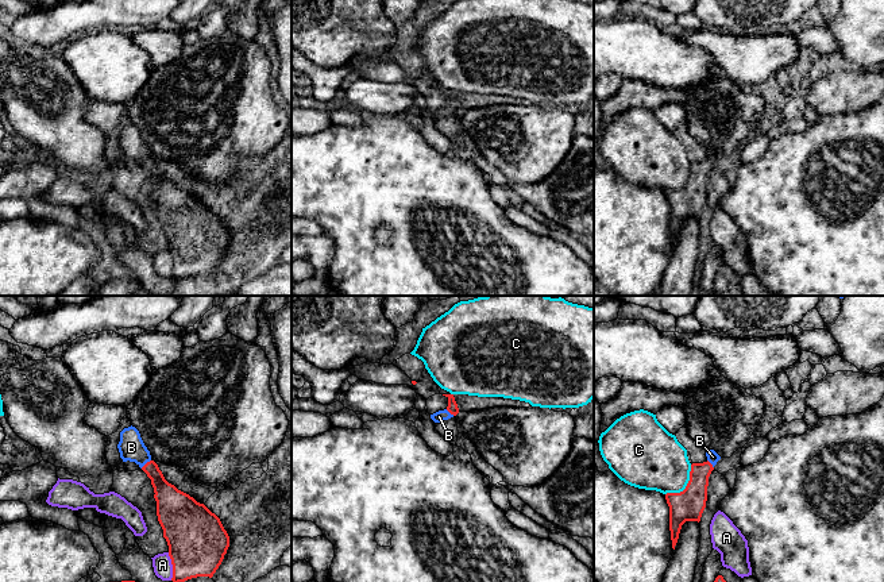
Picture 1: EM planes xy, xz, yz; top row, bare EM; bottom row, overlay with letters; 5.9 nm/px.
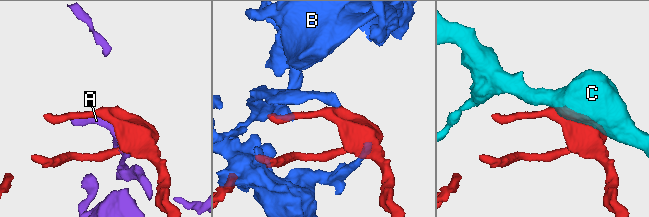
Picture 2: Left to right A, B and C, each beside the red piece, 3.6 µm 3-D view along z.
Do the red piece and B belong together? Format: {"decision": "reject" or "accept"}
{"decision": "accept"}

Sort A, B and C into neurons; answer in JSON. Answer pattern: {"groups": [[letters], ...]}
{"groups": [["A"], ["B"], ["C"]]}

